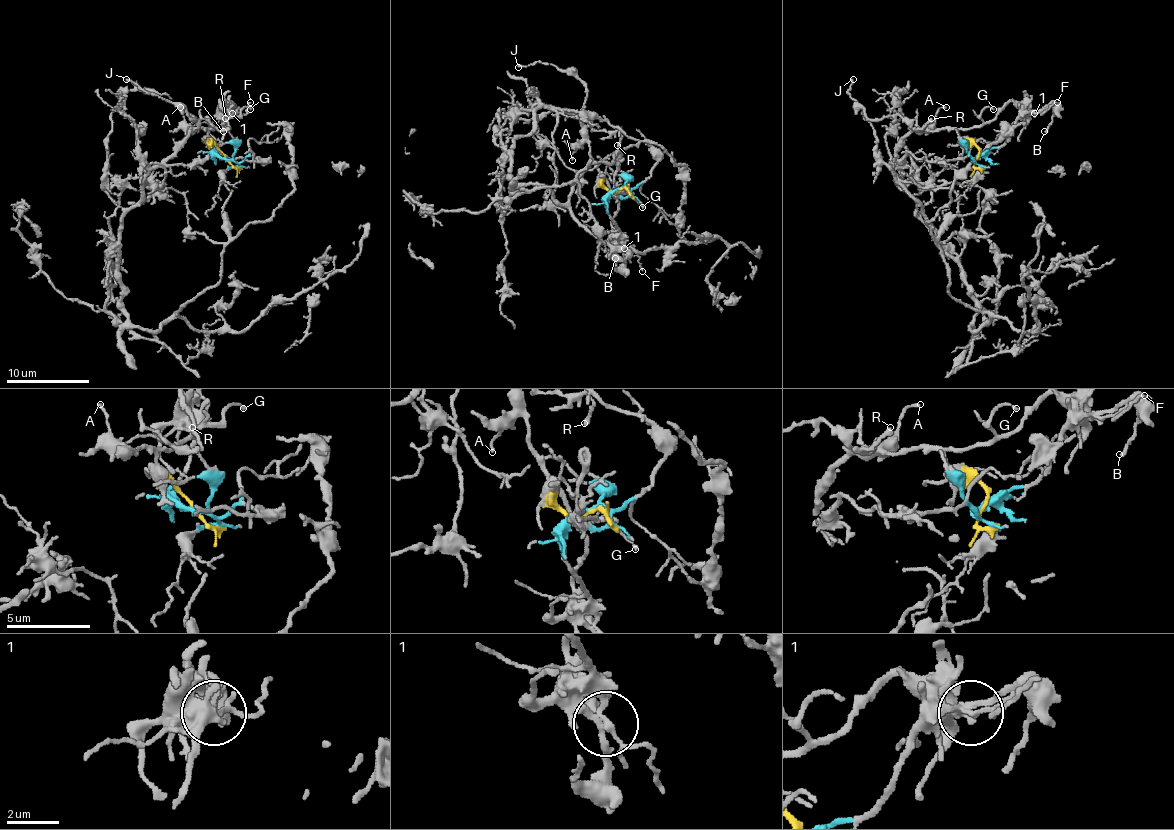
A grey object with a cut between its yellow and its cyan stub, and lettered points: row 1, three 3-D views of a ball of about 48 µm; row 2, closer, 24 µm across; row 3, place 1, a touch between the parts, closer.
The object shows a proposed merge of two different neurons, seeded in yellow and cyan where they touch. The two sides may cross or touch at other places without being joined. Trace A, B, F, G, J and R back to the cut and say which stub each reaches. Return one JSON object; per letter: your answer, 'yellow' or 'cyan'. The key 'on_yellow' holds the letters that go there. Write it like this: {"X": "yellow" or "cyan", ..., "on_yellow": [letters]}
{"A": "yellow", "B": "yellow", "F": "cyan", "G": "yellow", "J": "yellow", "R": "yellow", "on_yellow": ["A", "B", "G", "J", "R"]}

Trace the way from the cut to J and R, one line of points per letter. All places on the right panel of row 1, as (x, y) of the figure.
J: (975, 159), (977, 148), (955, 130), (913, 130), (899, 115), (870, 119), (849, 95), (853, 78)
R: (975, 159), (977, 148), (955, 130), (915, 130), (911, 126), (913, 119), (917, 128), (921, 128), (932, 117)

